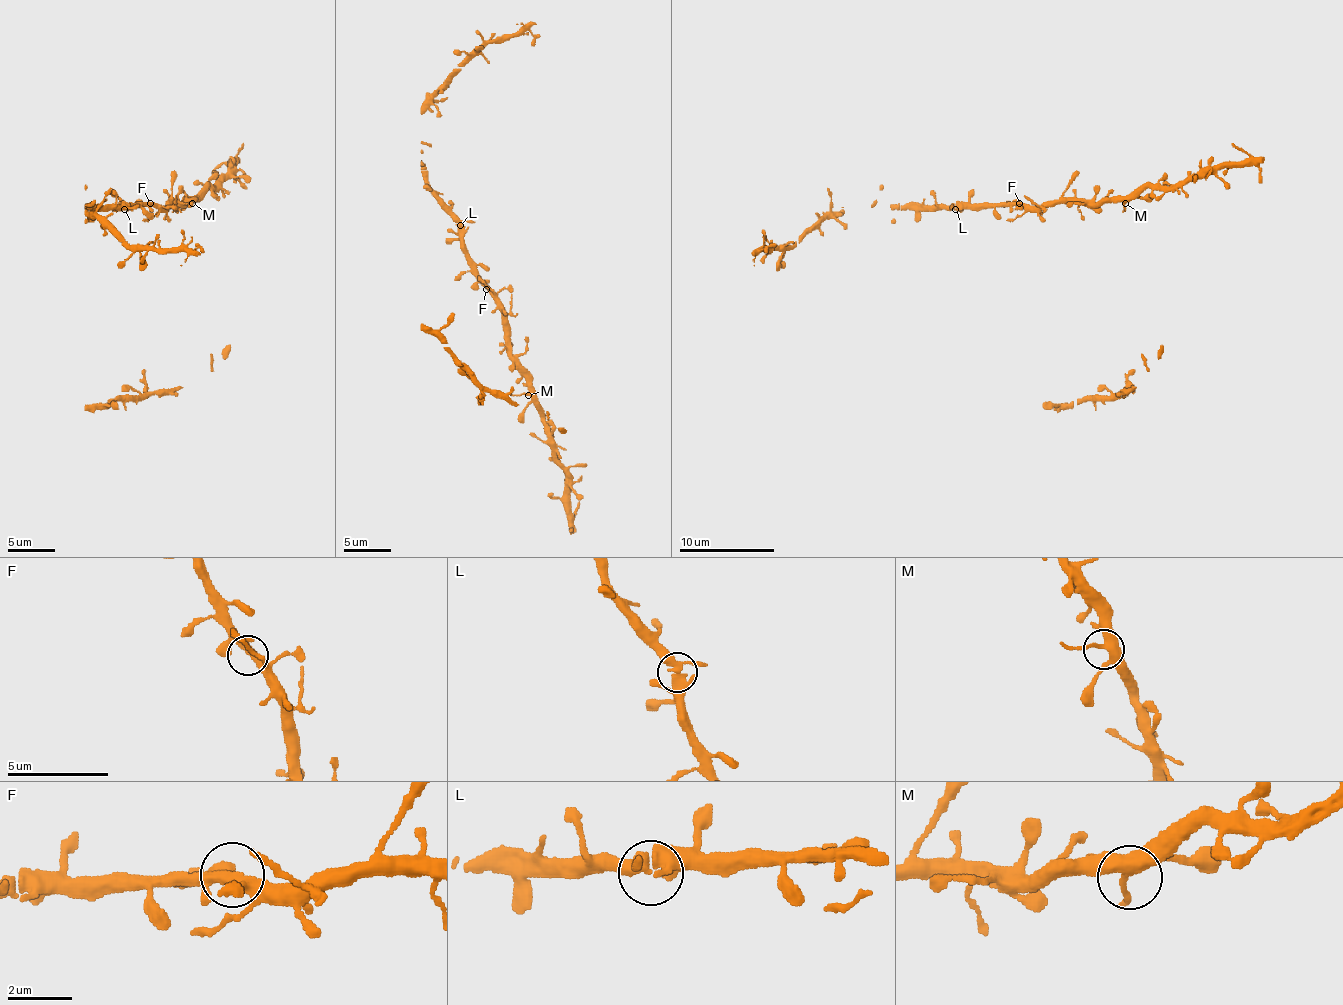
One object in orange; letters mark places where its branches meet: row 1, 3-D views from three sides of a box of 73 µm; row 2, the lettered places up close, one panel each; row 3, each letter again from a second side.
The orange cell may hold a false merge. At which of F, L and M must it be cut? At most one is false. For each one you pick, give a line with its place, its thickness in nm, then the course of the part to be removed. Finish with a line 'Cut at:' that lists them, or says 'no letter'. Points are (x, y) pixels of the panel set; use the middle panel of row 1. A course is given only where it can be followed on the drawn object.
Cut at: no letter

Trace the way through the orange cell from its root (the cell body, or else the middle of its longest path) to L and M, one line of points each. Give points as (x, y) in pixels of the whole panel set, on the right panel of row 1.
L: (1016, 205), (960, 205), (955, 210)
M: (1016, 205), (1109, 200), (1125, 203)

